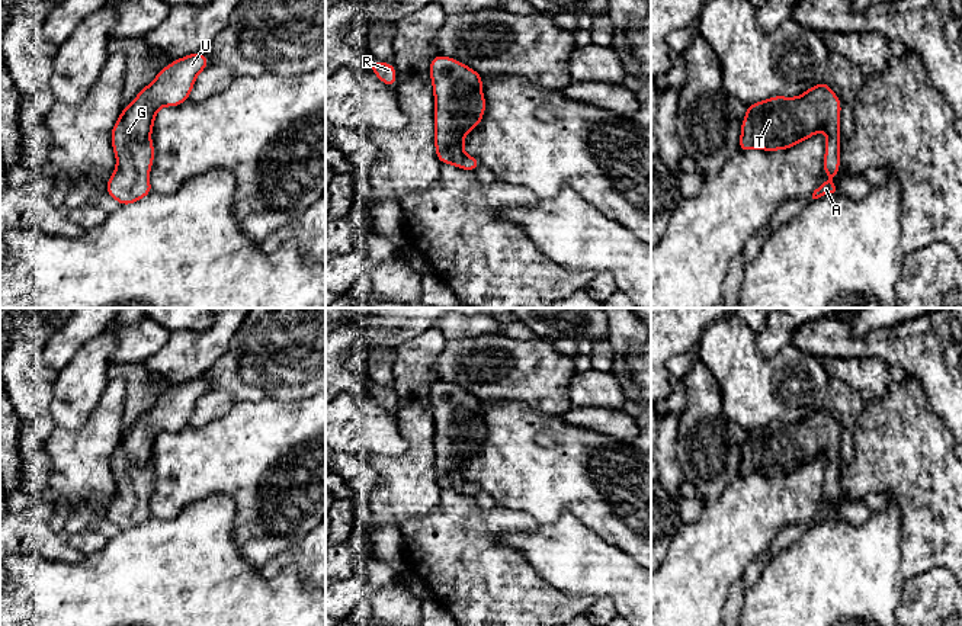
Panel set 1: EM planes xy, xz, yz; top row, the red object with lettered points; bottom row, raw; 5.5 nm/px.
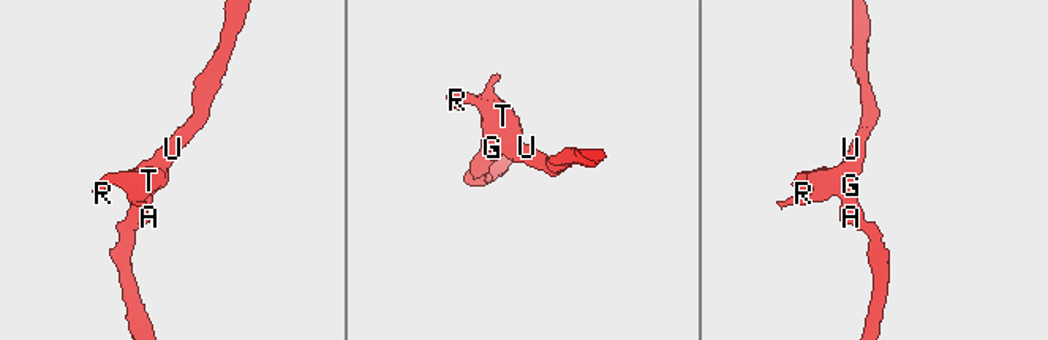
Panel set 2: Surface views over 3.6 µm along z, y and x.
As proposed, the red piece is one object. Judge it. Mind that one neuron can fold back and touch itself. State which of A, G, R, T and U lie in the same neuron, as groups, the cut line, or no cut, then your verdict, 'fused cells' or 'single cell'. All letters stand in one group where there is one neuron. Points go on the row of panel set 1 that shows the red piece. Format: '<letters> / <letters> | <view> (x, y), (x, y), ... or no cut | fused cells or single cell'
A G R T U | no cut | single cell

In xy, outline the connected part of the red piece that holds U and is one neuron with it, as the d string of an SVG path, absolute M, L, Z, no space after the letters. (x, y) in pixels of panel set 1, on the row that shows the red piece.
M201 51L179 58L164 67L155 80L124 107L110 134L118 164L106 184L108 195L122 206L153 192L148 176L154 145L150 137L157 110L161 106L185 103L196 76L208 65L209 60Z

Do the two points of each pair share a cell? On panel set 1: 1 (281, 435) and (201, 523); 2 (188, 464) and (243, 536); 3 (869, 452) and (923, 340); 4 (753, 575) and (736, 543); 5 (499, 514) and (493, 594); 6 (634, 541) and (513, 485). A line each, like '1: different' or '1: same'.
1: different
2: same
3: different
4: different
5: same
6: same

